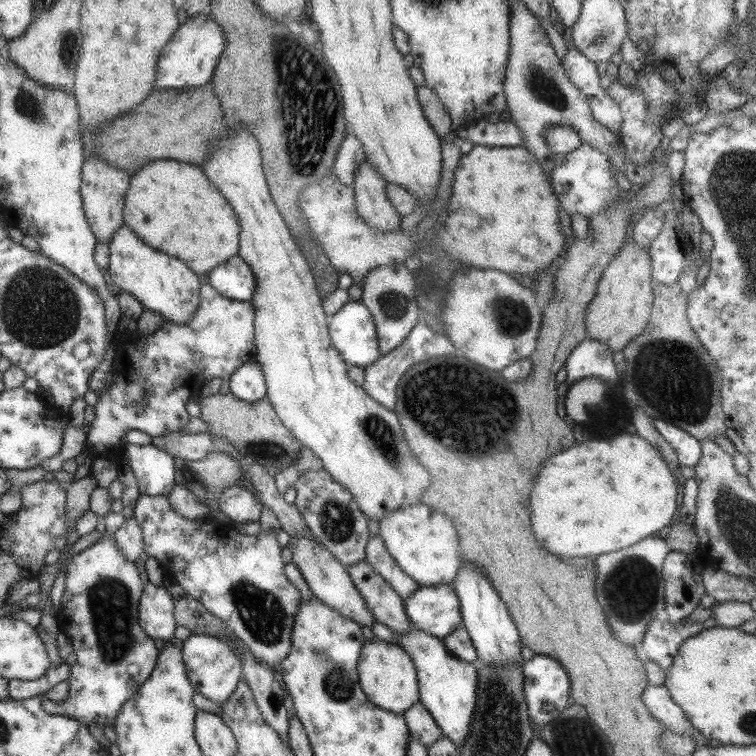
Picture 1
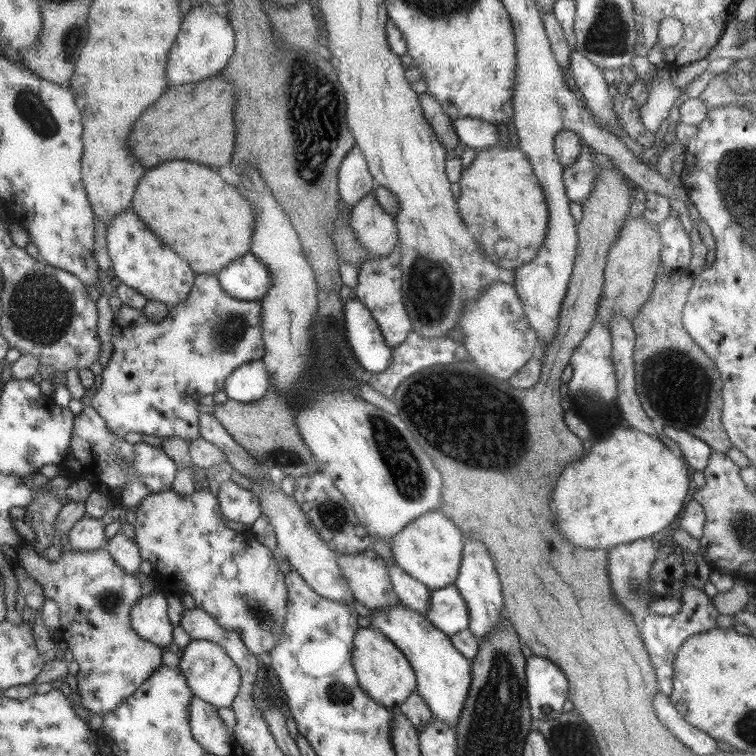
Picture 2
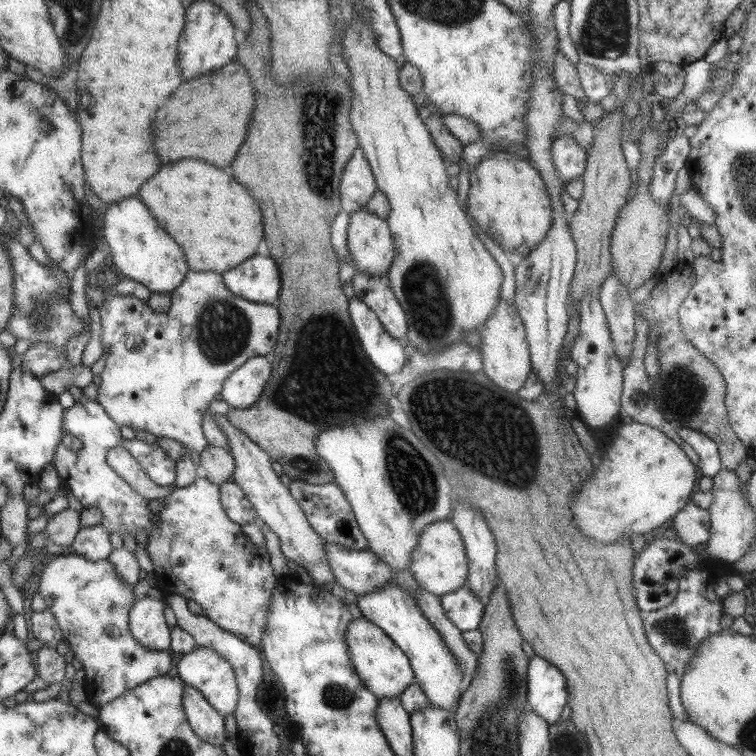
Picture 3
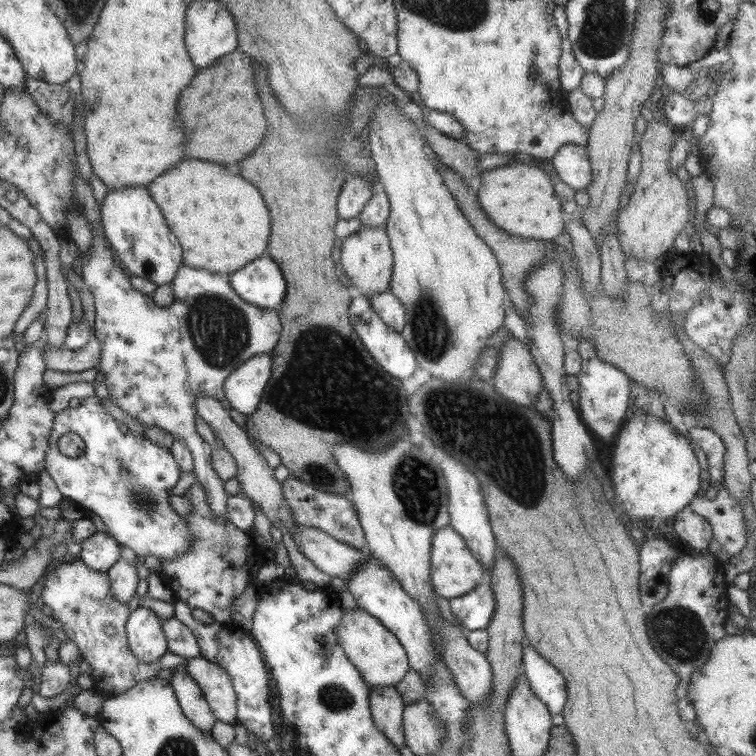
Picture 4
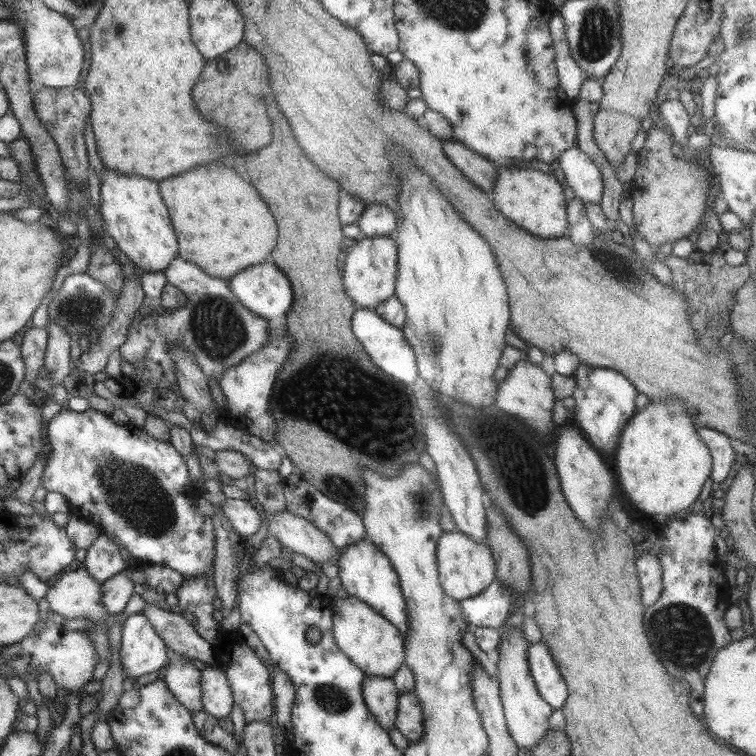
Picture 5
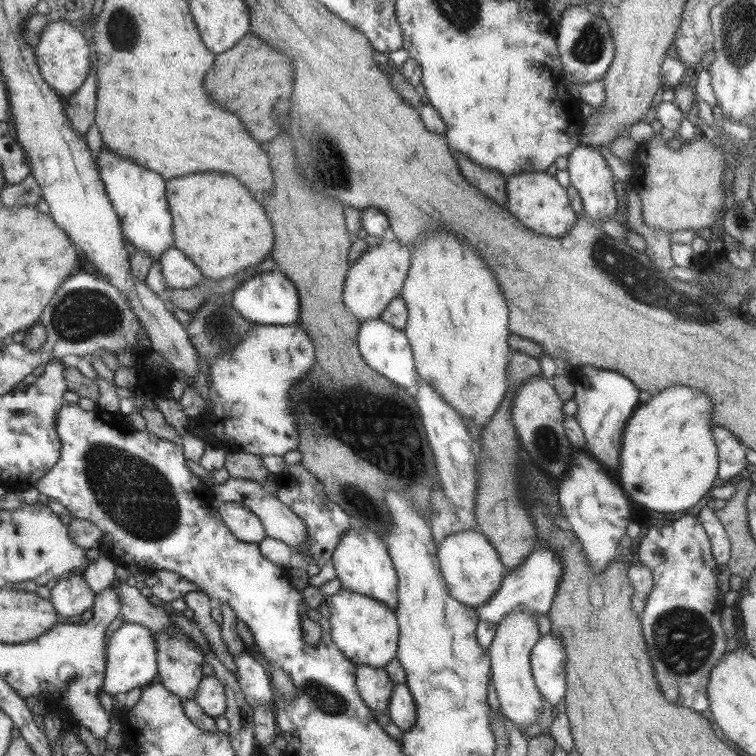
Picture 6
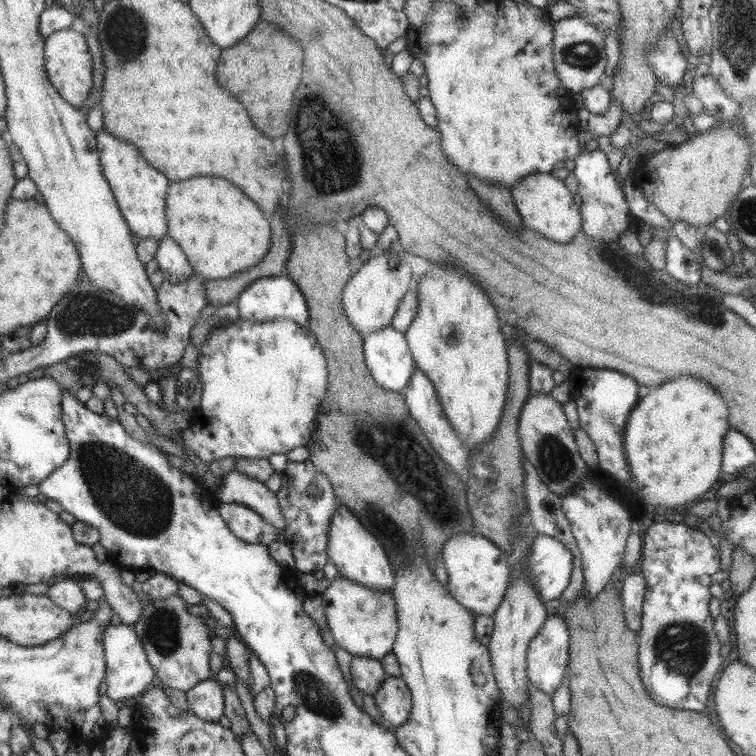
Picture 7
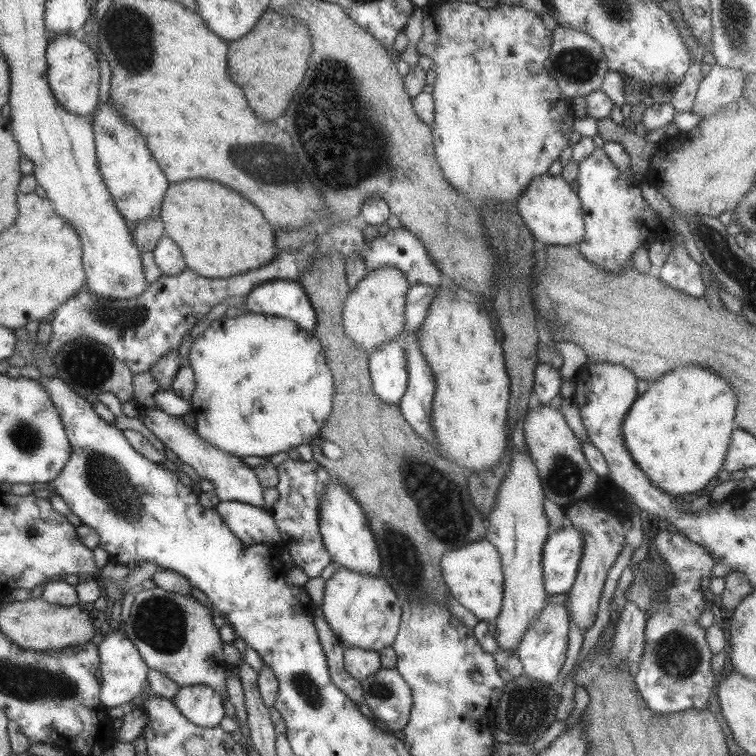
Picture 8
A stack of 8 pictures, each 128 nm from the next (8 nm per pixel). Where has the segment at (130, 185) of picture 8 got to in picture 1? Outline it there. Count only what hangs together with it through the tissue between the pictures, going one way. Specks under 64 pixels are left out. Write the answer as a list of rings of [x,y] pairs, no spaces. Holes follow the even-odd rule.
[[[124,225],[119,227],[109,242],[109,258],[106,269],[113,284],[120,291],[133,296],[144,308],[158,314],[171,324],[185,324],[197,312],[200,301],[202,277],[191,272],[177,258],[165,256],[158,250],[143,246],[139,239]]]

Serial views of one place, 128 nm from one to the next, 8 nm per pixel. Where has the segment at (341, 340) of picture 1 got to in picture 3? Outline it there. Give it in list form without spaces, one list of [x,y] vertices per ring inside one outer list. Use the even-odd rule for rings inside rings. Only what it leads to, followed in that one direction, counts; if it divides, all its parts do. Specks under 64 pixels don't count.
[[[357,297],[348,300],[348,315],[366,359],[383,374],[398,373],[406,361],[404,341],[389,336],[375,313]]]

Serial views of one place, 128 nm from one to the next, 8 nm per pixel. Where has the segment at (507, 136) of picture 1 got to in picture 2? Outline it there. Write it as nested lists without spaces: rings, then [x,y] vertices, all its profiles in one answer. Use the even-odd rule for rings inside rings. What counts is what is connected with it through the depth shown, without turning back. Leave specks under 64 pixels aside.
[[[461,117],[453,120],[452,126],[459,144],[481,149],[498,146],[496,144],[499,142],[499,132],[496,126],[491,126],[487,122]]]

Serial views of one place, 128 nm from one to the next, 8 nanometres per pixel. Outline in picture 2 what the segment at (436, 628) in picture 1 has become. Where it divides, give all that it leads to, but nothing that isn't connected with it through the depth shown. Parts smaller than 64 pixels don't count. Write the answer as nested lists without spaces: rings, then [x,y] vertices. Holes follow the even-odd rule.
[[[448,584],[445,588],[431,590],[428,600],[424,618],[437,630],[449,637],[468,628],[467,607],[455,586]]]

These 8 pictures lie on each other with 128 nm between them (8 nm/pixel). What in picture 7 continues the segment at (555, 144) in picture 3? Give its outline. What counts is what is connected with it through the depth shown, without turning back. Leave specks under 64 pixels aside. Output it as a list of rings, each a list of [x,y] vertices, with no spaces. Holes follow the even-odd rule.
[[[598,148],[595,150],[580,150],[573,162],[573,176],[577,181],[576,200],[579,203],[581,230],[591,239],[602,243],[617,243],[618,236],[627,231],[631,220],[635,219],[628,210],[624,194],[617,185],[617,173]]]

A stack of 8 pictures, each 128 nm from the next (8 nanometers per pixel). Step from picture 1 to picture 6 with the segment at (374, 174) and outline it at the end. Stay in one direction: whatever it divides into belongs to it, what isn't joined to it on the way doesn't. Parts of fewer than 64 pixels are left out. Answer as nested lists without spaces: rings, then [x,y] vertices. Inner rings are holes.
[[[382,239],[375,246],[361,245],[359,256],[348,266],[342,286],[342,301],[359,322],[379,319],[387,303],[400,296],[401,285],[409,268],[409,257],[410,247],[396,239]]]

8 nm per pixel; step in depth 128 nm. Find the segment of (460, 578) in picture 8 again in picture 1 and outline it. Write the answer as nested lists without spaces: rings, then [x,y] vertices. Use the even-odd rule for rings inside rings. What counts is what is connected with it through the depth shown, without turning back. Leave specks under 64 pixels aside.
[[[415,503],[385,513],[378,520],[378,535],[397,567],[421,587],[447,585],[459,569],[459,543],[452,522],[429,505]]]

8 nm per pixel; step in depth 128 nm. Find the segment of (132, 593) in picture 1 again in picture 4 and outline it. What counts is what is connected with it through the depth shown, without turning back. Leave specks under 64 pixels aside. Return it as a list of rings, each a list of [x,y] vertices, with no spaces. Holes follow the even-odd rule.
[[[77,561],[61,563],[45,576],[41,591],[35,592],[35,600],[51,609],[51,618],[59,623],[65,636],[75,644],[80,661],[91,667],[92,692],[101,698],[117,696],[139,682],[157,677],[161,670],[180,669],[186,658],[165,651],[160,659],[146,663],[131,651],[126,639],[125,624],[130,616],[127,604],[117,602],[109,588],[106,572],[95,572]]]

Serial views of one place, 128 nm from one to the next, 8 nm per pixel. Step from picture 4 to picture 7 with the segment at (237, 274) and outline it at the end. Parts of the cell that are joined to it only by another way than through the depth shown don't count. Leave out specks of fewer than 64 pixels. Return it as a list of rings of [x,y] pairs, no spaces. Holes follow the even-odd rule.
[[[285,274],[256,278],[238,294],[235,303],[238,308],[238,318],[255,323],[289,319],[298,325],[305,326],[308,319],[303,295],[299,292],[297,285]]]

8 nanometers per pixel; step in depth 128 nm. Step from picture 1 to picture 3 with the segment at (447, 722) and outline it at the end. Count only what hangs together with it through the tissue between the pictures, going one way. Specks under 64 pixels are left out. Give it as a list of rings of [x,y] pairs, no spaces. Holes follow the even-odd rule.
[[[394,580],[383,589],[356,597],[354,603],[362,618],[380,628],[408,658],[414,683],[426,696],[428,704],[447,711],[454,710],[461,695],[462,668],[439,633],[421,615],[413,597],[397,586]]]

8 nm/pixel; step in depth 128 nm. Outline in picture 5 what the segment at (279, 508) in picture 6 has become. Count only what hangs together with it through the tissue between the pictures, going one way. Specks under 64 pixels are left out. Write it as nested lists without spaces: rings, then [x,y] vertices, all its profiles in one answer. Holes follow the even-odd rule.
[[[287,510],[277,514],[267,514],[266,519],[269,535],[273,535],[285,549],[309,558],[320,568],[325,561],[337,563],[341,550],[333,548],[329,537],[309,521]]]

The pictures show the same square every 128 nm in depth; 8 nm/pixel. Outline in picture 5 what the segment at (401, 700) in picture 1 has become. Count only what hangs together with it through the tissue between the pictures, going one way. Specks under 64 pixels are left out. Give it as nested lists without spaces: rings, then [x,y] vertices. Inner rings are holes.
[[[348,596],[347,599],[331,597],[331,612],[332,612],[332,635],[339,650],[355,665],[359,670],[364,672],[364,675],[392,679],[398,668],[404,664],[404,638],[400,632],[377,615],[373,609],[367,607],[367,604],[361,603],[354,596]]]

